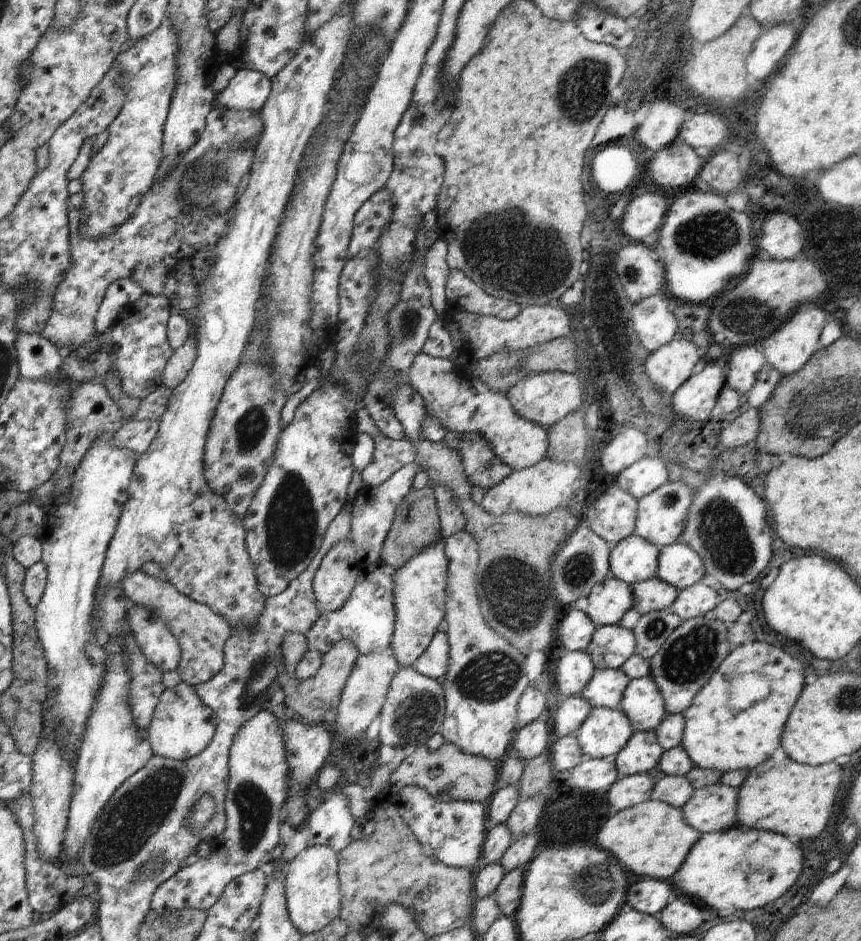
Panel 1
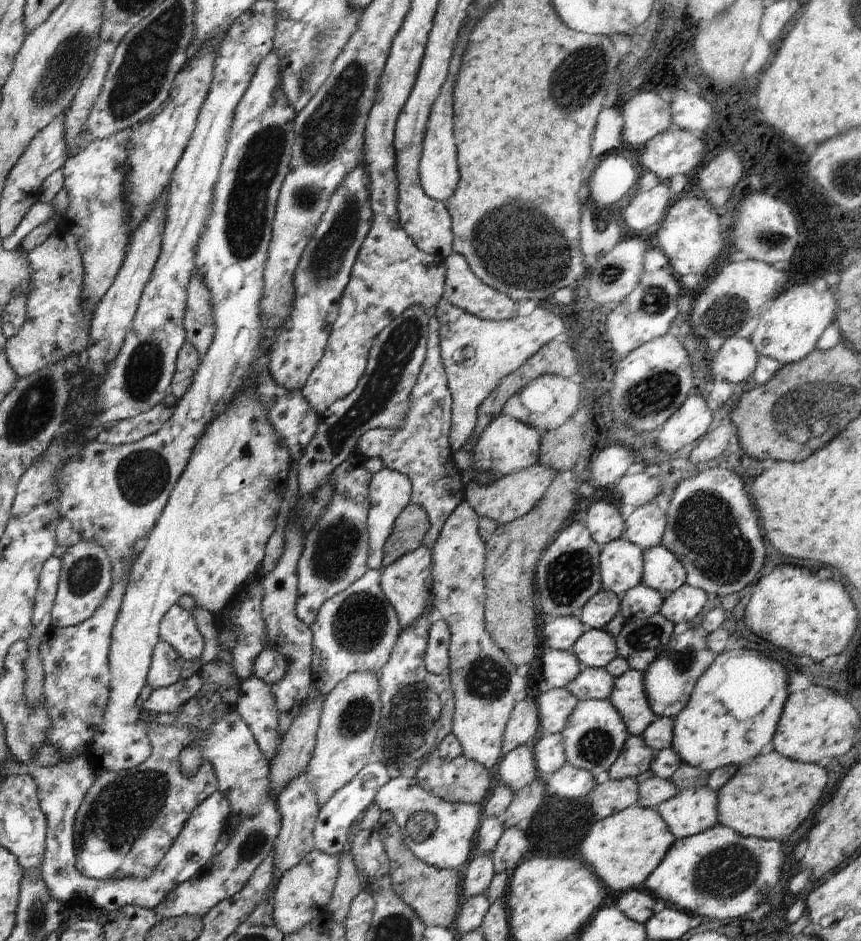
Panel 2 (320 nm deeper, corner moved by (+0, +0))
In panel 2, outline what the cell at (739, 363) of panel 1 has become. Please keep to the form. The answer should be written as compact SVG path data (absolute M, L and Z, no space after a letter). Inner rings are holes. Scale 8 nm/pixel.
M727 337L713 354L713 374L720 374L723 381L744 382L754 374L758 355L750 338Z

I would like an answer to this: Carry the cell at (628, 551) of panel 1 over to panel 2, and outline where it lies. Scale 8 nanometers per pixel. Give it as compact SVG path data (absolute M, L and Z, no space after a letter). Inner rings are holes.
M626 538L603 545L599 563L603 588L616 593L619 597L642 583L643 549Z

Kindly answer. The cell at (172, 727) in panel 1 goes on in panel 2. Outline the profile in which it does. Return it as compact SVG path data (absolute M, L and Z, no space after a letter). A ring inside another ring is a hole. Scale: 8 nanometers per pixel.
M194 674L187 679L179 679L177 683L152 691L150 697L143 703L146 712L169 713L182 707L186 701L200 694L203 678Z

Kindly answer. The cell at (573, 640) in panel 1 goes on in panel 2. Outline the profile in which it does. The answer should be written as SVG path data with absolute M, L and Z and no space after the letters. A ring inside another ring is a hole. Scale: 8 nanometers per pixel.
M565 616L546 620L542 628L546 648L568 651L589 628L579 617Z

